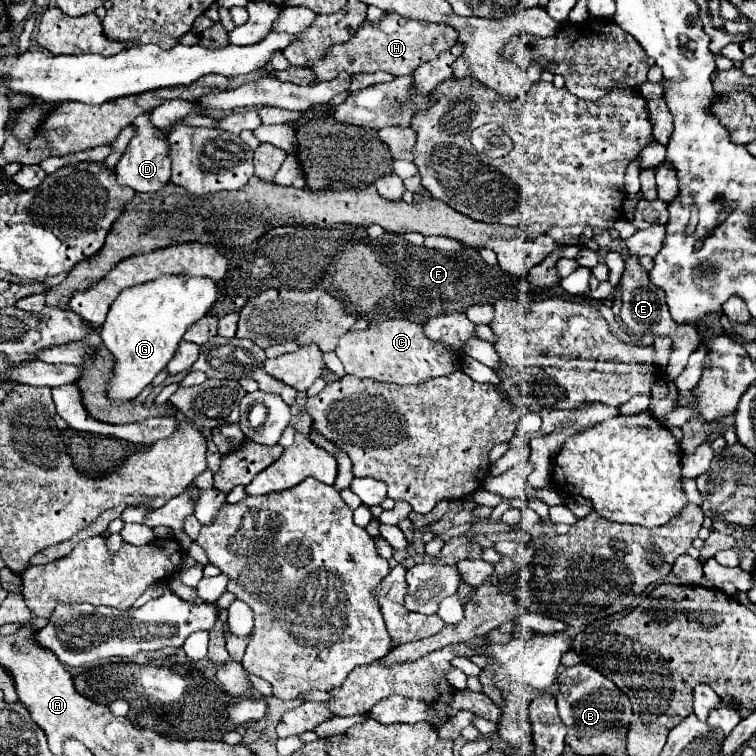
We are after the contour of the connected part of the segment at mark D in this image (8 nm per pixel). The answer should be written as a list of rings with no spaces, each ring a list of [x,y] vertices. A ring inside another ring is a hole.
[[[150,111],[144,115],[138,115],[134,125],[134,137],[130,139],[124,155],[120,157],[116,165],[116,175],[118,183],[132,187],[134,191],[140,193],[150,193],[150,191],[160,191],[168,181],[170,181],[170,159],[168,159],[168,137],[158,129],[152,119]]]

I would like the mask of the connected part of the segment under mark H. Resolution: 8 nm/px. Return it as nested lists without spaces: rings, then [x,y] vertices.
[[[386,13],[382,19],[380,19],[380,23],[370,23],[368,19],[360,25],[360,29],[354,33],[354,37],[352,37],[352,41],[348,41],[348,43],[342,43],[342,45],[336,45],[336,47],[330,47],[330,51],[328,53],[324,53],[324,59],[316,59],[316,63],[312,63],[312,67],[310,67],[310,71],[314,73],[314,81],[310,83],[310,85],[314,85],[314,83],[318,83],[318,81],[328,81],[328,79],[334,79],[336,75],[340,75],[342,71],[346,71],[348,75],[356,75],[356,73],[376,73],[376,71],[388,71],[388,73],[392,73],[394,77],[400,77],[400,75],[408,75],[408,73],[412,73],[420,63],[424,63],[424,61],[432,61],[432,59],[436,59],[442,51],[446,51],[446,49],[450,49],[452,45],[456,45],[456,31],[452,29],[452,27],[448,27],[448,25],[438,25],[438,23],[428,23],[428,21],[414,21],[414,19],[404,19],[402,15],[396,15],[396,13]]]

